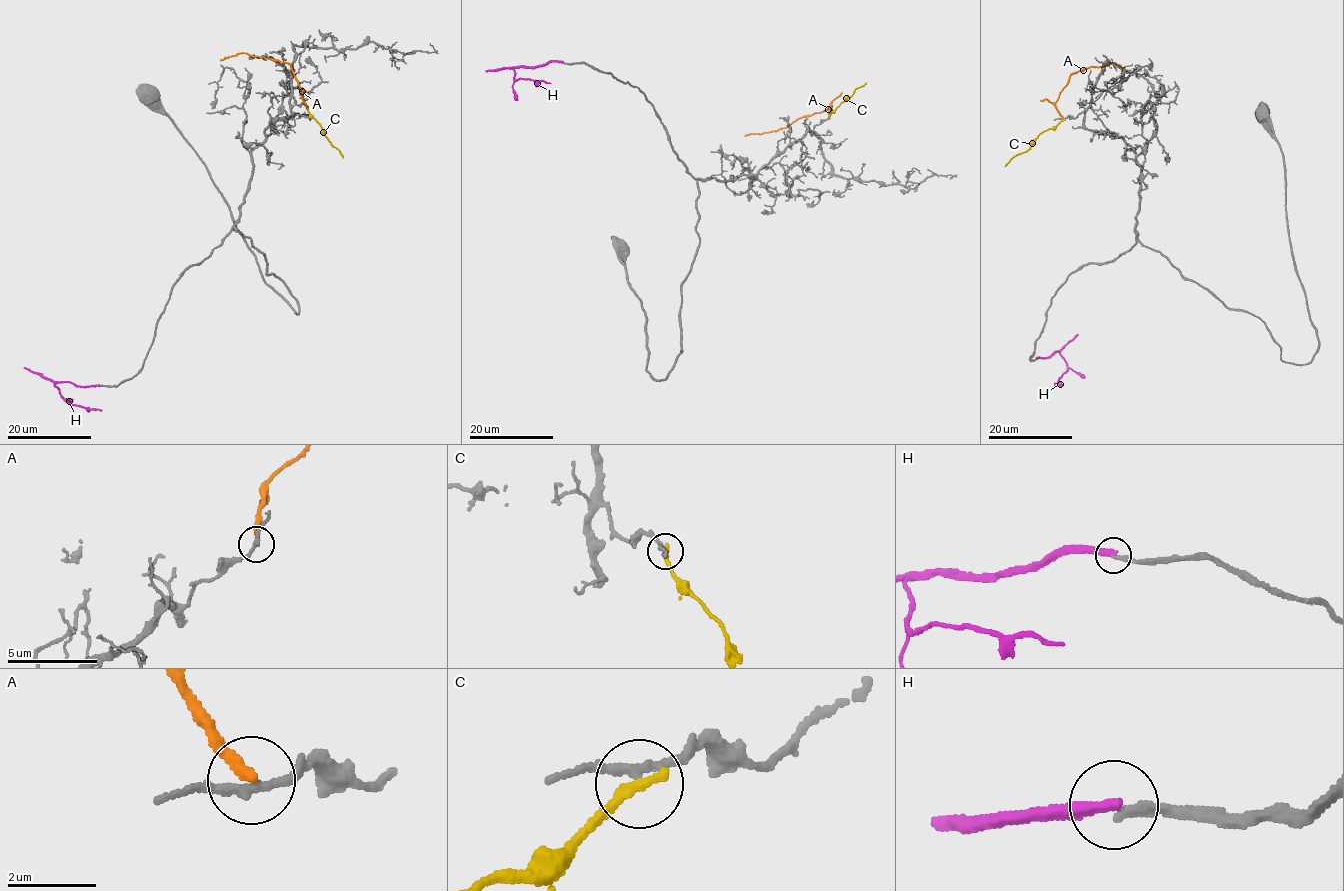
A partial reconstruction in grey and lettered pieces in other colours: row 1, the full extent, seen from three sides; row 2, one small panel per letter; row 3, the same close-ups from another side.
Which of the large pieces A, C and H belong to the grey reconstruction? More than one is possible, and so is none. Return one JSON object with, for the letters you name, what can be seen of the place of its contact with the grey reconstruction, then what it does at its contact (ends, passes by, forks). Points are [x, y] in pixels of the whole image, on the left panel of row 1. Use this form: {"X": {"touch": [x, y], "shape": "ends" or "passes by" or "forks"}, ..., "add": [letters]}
{"add": []}

